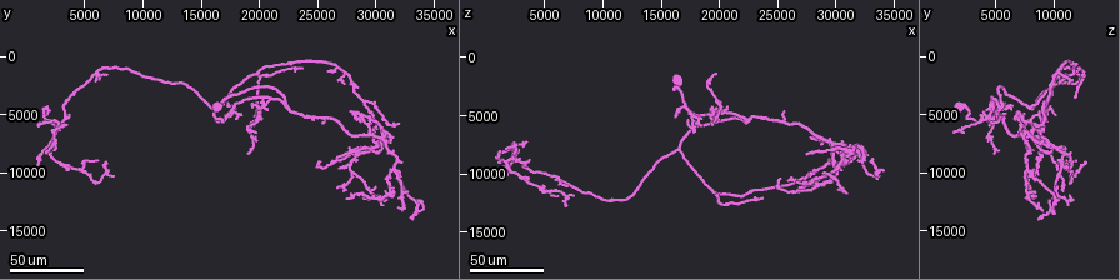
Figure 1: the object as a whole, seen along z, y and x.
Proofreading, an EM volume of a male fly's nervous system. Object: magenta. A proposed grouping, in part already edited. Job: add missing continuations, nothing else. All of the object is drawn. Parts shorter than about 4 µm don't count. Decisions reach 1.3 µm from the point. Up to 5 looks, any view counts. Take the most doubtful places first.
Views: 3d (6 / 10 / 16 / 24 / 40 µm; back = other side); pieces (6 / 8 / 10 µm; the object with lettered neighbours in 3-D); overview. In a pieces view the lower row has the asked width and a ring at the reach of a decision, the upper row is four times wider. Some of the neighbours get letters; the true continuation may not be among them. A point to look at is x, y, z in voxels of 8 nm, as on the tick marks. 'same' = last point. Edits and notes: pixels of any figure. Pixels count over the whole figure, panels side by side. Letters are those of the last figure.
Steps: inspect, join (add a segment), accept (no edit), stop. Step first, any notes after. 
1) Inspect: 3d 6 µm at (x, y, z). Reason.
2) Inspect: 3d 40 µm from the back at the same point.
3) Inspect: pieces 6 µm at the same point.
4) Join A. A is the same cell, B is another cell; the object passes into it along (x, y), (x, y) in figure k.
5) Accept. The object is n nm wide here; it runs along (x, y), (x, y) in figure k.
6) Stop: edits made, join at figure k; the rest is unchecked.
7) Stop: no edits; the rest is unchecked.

Inspect: 3d 40 µm at (29800, 11400, 10200). An open end.

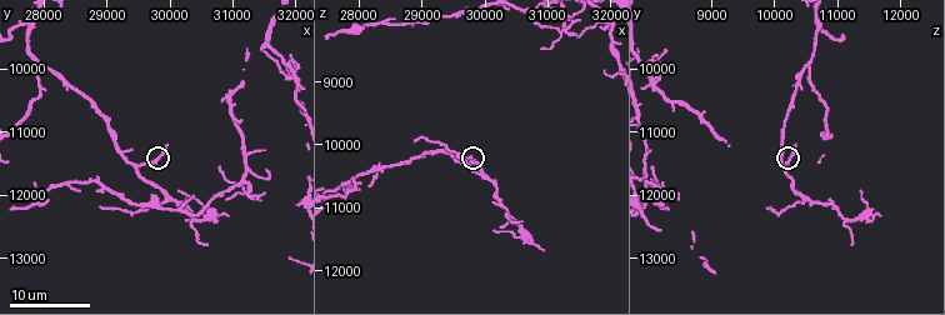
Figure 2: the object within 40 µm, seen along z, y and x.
Inspect: pieces 6 µm at (29900, 11200, 10300).

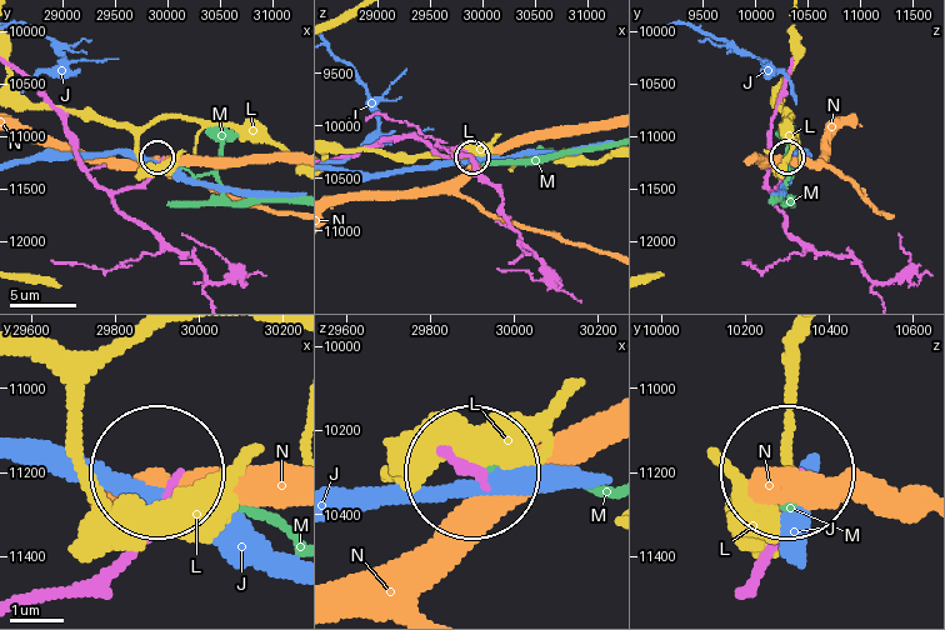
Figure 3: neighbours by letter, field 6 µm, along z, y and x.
Accept. J, L, M and N are other cells; it runs along (24, 605), (91, 579), (173, 475) in figure 3; none of them fits.

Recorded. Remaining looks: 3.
Inspect: 3d 40 µm at (27000, 8800, 11200). Branch stops here.

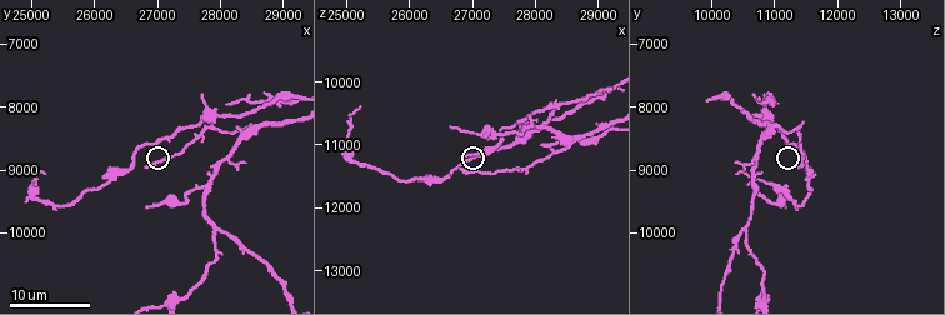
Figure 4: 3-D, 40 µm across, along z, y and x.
Inspect: pieces 10 µm at (26850, 8950, 11350).

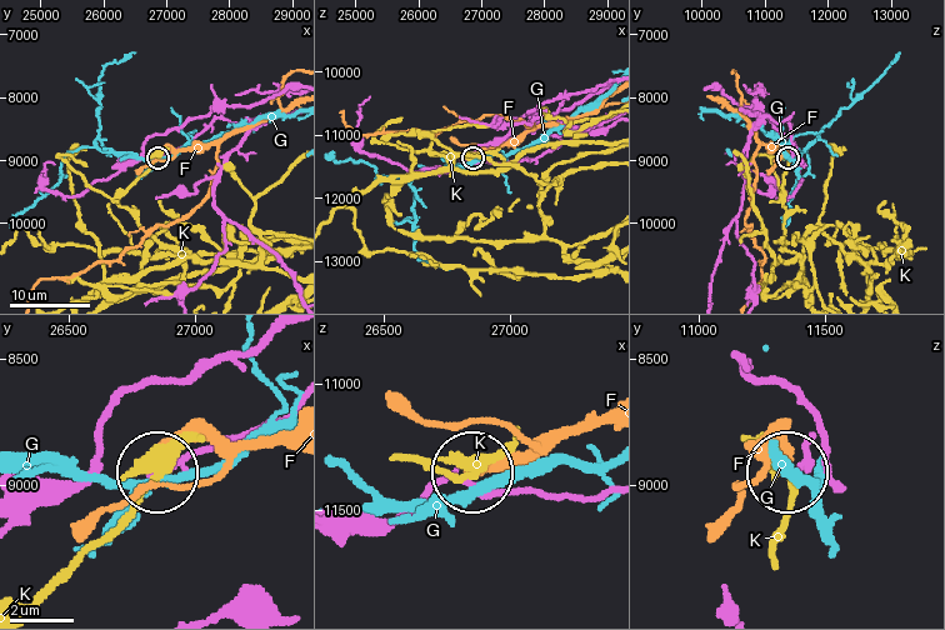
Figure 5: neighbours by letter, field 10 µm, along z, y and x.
Accept. F, G and K are other cells; it runs along (605, 491), (548, 496), (470, 484) in figure 5; none of them fits.

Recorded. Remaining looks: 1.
Stop: no edits; the rest is unchecked.

